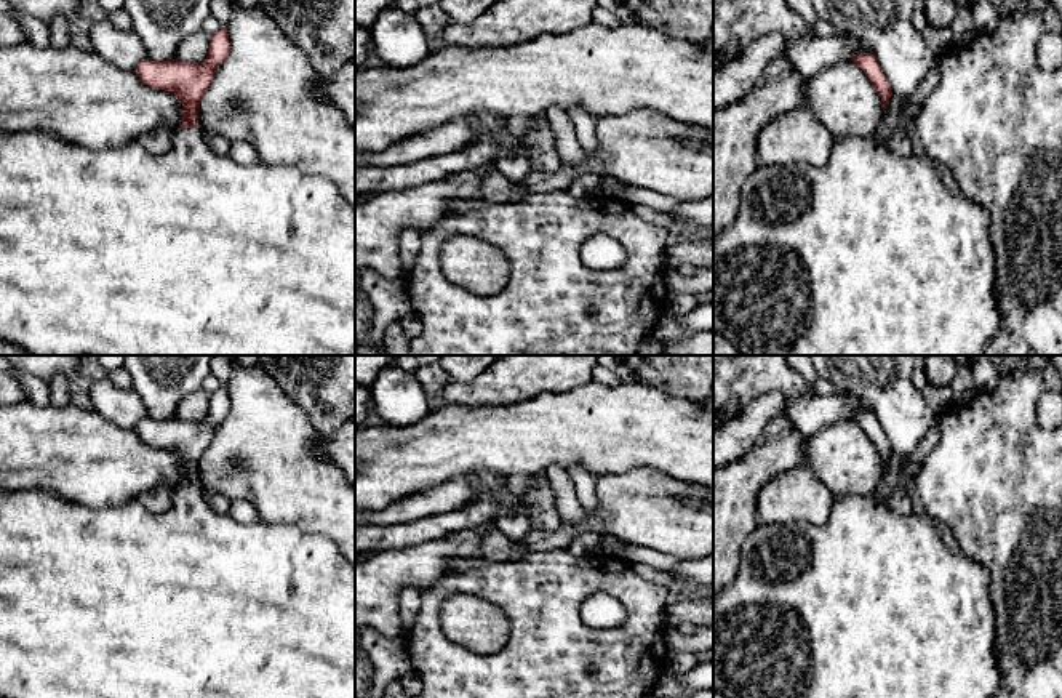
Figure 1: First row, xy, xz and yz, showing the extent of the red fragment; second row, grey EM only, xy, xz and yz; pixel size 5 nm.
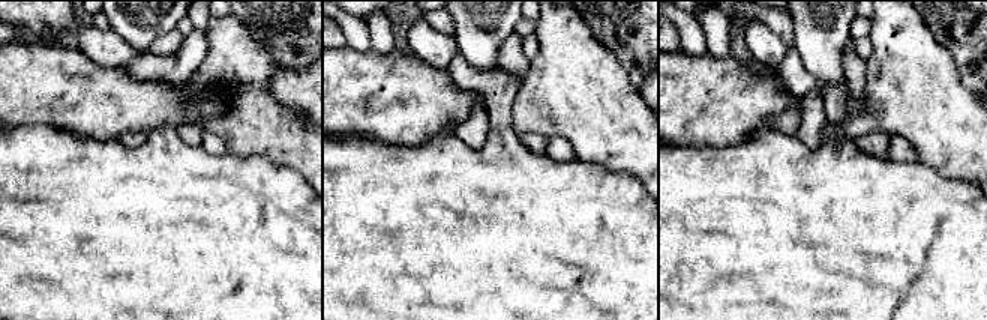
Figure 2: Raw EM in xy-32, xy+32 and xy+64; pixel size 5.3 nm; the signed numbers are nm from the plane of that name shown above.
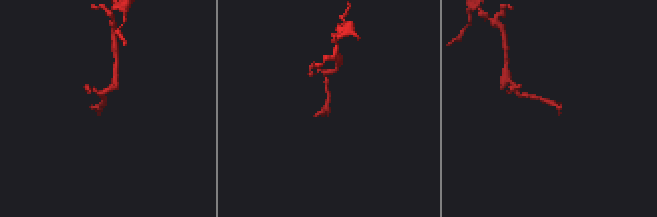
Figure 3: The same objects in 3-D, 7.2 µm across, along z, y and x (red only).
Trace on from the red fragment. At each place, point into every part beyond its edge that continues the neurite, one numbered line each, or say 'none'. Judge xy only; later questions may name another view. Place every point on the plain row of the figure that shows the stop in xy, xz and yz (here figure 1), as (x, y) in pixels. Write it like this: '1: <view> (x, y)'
1: xy (117, 602)

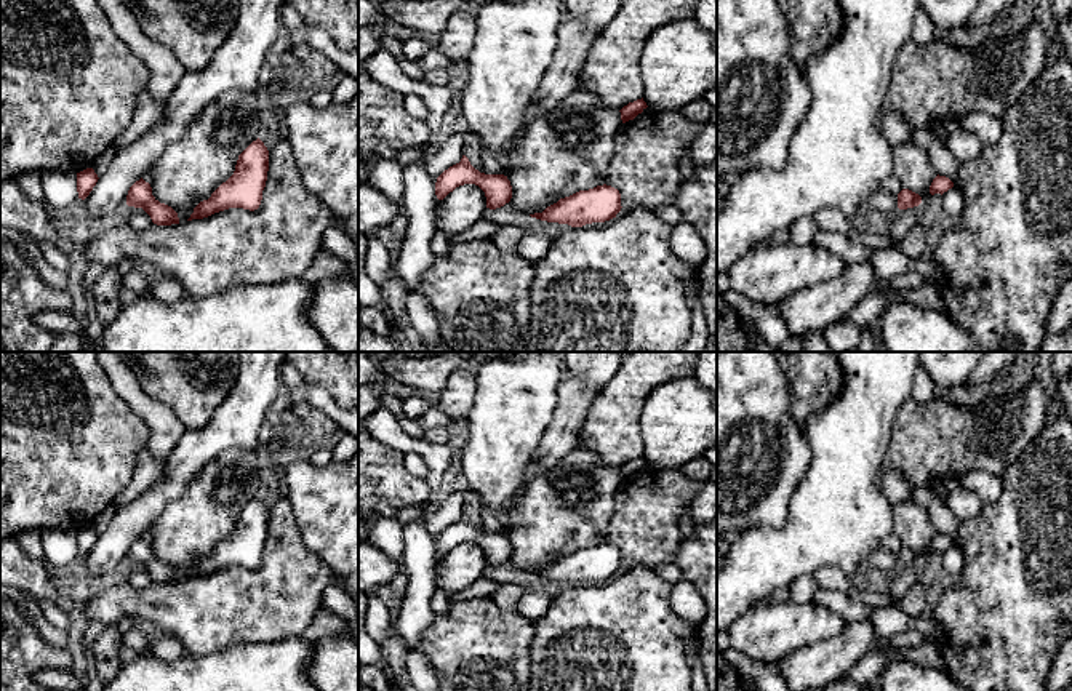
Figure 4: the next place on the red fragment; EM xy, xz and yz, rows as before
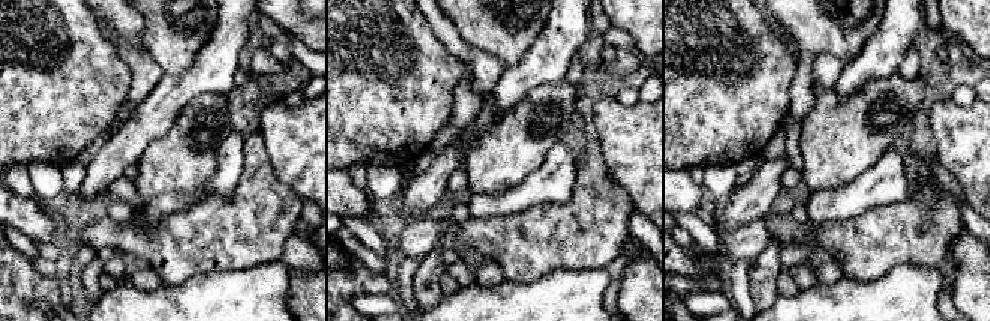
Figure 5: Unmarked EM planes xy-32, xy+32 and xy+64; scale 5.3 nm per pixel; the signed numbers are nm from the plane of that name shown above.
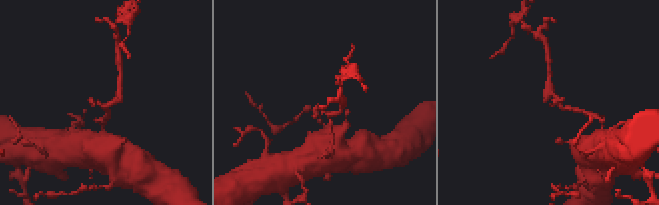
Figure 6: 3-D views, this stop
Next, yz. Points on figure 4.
none

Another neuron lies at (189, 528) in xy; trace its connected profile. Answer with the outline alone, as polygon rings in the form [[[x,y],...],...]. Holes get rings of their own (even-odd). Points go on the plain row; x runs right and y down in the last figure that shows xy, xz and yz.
[[[258,446],[222,451],[197,473],[186,493],[155,518],[149,528],[152,553],[171,565],[179,581],[186,581],[194,566],[234,533],[238,513],[258,496]]]

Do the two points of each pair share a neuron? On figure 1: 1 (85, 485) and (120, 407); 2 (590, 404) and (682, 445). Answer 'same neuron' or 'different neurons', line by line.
1: different neurons
2: same neuron

